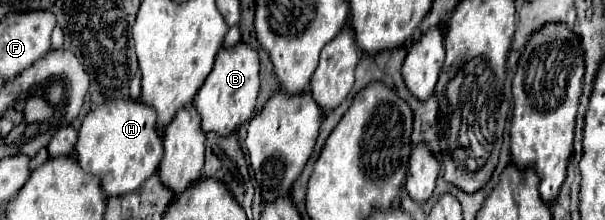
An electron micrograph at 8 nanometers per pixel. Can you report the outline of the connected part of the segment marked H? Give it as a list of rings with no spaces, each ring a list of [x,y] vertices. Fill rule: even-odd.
[[[115,99],[99,105],[85,115],[75,151],[85,173],[101,177],[103,191],[107,195],[133,193],[153,173],[157,173],[163,157],[163,141],[157,131],[157,113],[153,107],[133,99]]]

